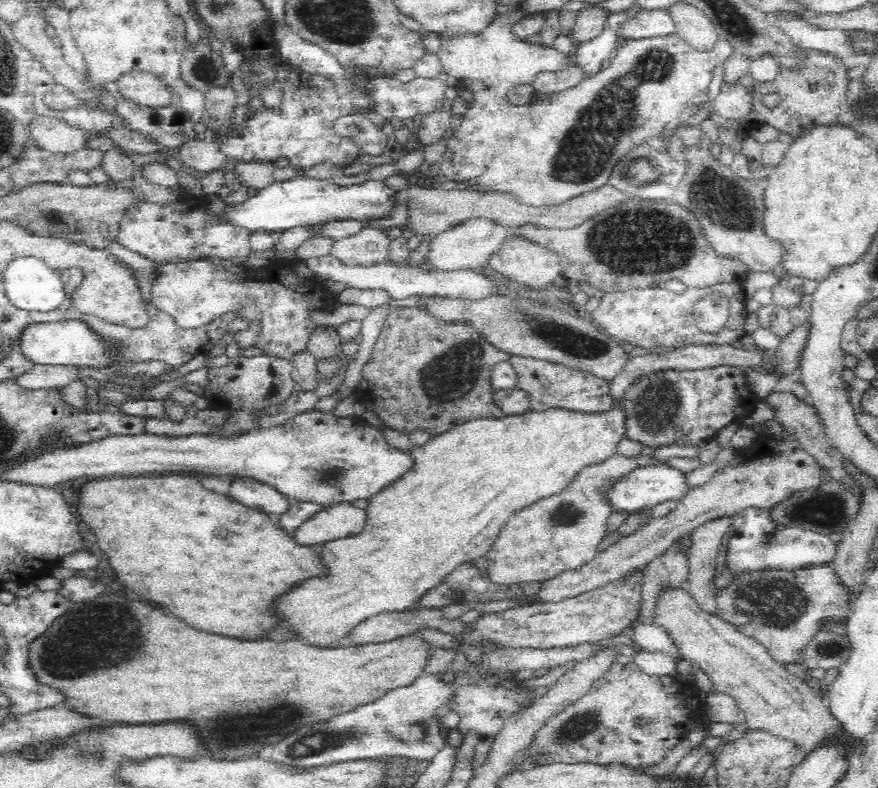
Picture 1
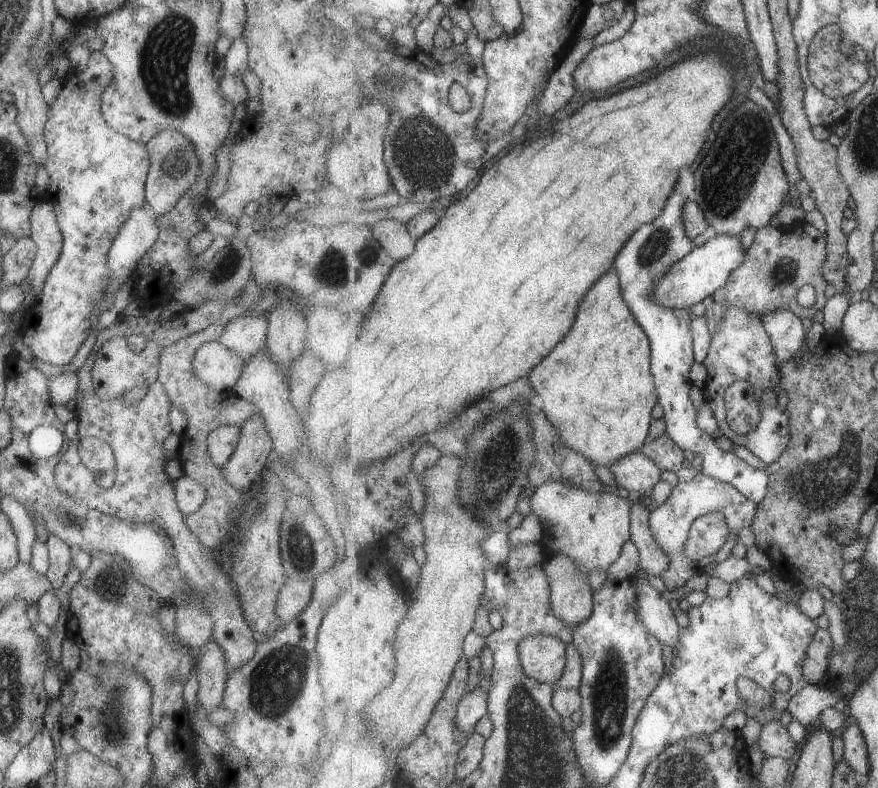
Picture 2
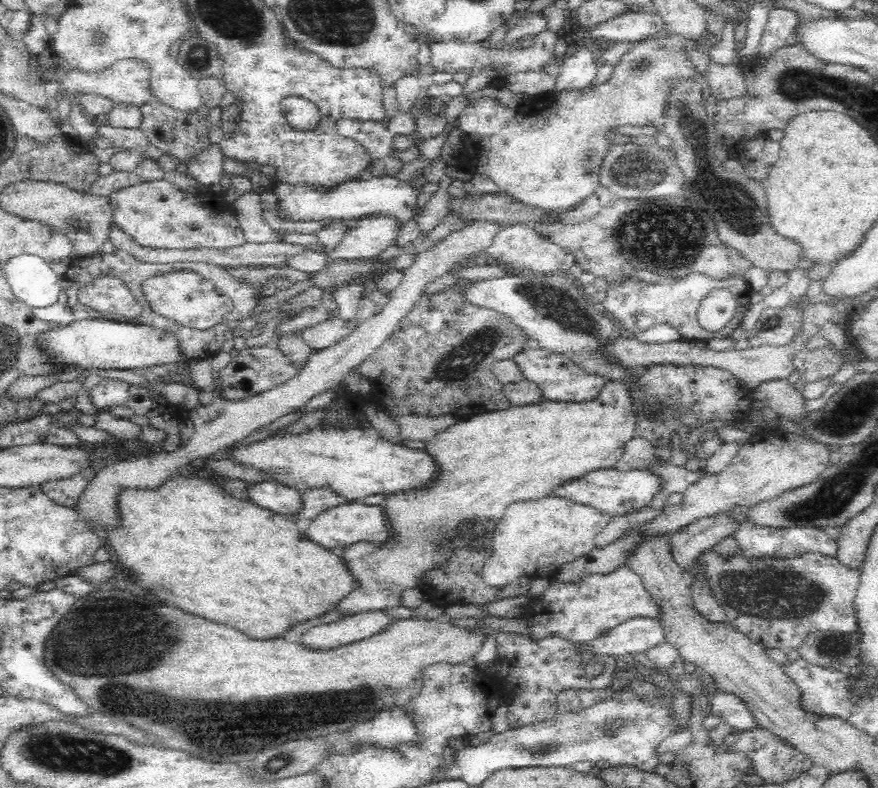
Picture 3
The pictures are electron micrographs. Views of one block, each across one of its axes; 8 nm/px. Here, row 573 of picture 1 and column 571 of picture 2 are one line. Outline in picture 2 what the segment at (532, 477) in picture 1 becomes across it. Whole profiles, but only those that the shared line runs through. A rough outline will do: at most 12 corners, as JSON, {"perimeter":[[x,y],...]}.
{"perimeter":[[614,268],[528,380],[610,468],[658,417],[651,340]]}

